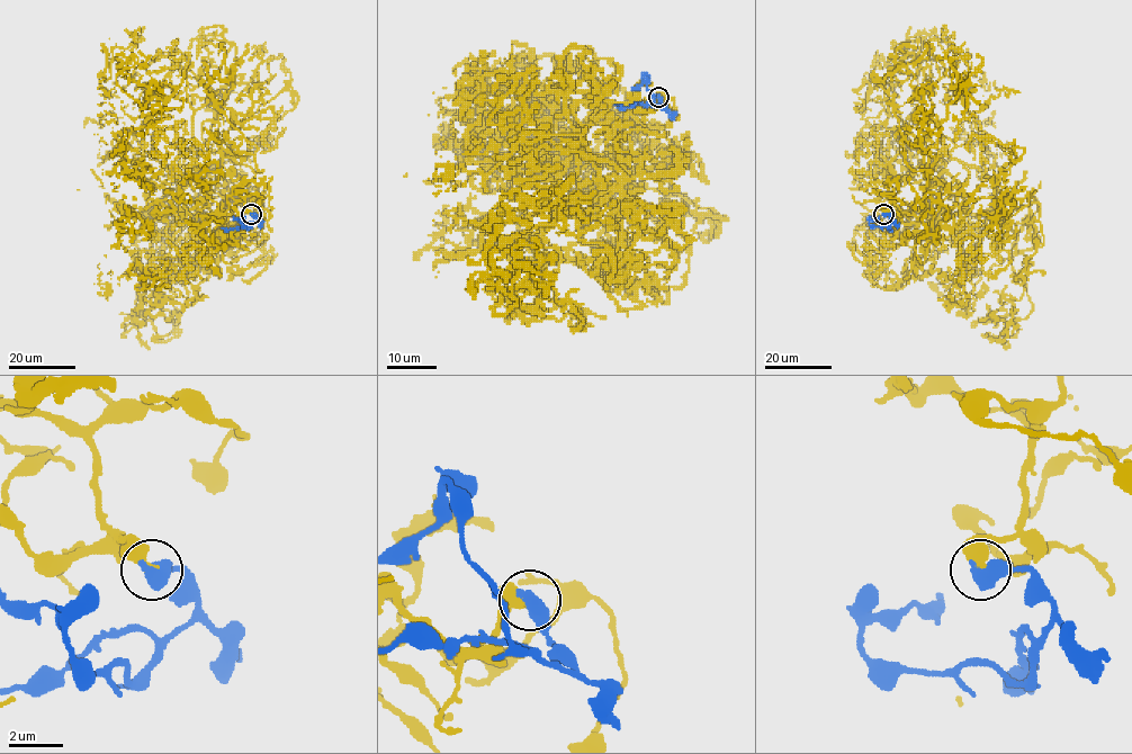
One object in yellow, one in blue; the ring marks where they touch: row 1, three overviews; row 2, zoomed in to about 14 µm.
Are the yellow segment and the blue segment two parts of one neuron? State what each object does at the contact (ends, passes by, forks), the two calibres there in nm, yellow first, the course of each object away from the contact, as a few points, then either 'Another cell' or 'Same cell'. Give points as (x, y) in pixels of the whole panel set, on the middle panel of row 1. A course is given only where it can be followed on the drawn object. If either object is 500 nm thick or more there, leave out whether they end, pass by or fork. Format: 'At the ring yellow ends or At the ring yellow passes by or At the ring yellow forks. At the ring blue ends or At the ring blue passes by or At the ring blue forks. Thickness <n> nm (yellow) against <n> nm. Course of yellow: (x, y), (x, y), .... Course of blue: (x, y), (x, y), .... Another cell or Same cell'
Thickness 440 nm (yellow) against 650 nm. Course of yellow: (658, 97), (586, 129), (560, 215), (514, 181), (531, 107), (472, 71), (438, 143), (479, 170). Course of blue: (658, 97), (667, 110), (656, 104), (644, 75), (643, 82), (631, 89). Same cell

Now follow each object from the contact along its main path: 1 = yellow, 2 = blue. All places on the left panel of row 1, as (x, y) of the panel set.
1: (251, 214), (185, 218), (164, 105), (117, 84), (132, 55), (100, 75), (134, 35), (128, 78)
2: (251, 214), (257, 218), (250, 227), (233, 216)

